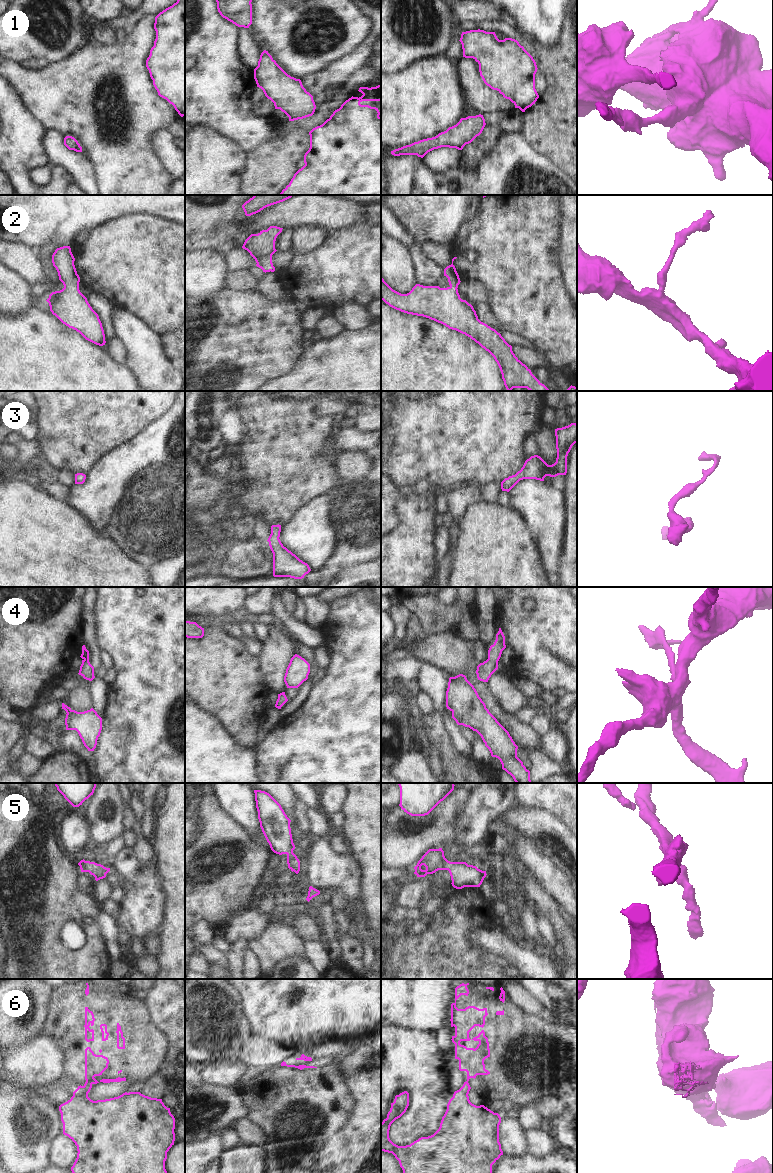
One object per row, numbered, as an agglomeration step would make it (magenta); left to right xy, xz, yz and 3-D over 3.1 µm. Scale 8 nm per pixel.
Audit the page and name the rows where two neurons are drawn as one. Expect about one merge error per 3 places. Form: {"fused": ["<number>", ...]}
{"fused": ["6"]}

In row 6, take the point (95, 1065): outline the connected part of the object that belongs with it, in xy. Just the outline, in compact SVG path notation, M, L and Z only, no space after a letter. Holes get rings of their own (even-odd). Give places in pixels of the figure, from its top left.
M90 1047L85 1049L85 1080L91 1084L99 1083L94 1077L100 1076L108 1068L109 1060L103 1055L96 1055Z

